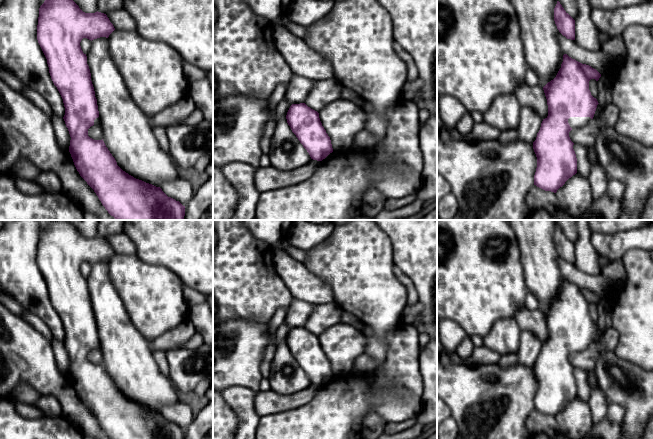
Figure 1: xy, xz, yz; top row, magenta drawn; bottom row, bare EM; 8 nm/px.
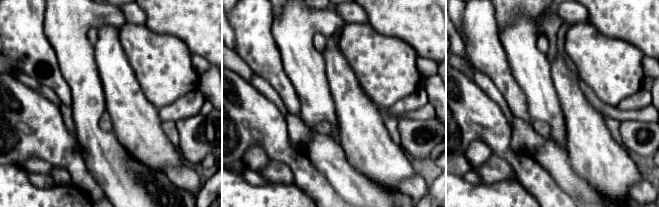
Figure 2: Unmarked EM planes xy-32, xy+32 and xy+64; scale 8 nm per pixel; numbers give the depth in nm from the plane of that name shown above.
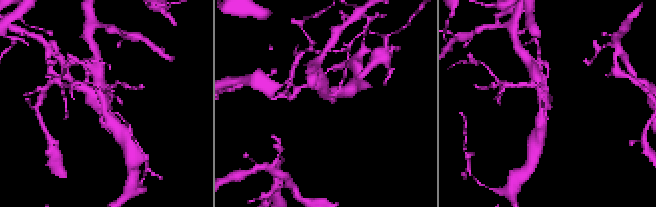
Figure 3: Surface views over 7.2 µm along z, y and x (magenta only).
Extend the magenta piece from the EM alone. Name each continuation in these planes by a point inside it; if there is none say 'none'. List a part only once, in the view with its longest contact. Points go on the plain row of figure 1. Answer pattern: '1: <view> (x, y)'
1: yz (575, 346)

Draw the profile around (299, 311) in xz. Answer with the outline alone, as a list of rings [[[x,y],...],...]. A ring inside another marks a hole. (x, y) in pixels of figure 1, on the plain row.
[[[293,298],[288,306],[285,323],[291,329],[304,327],[313,311],[313,304]]]

